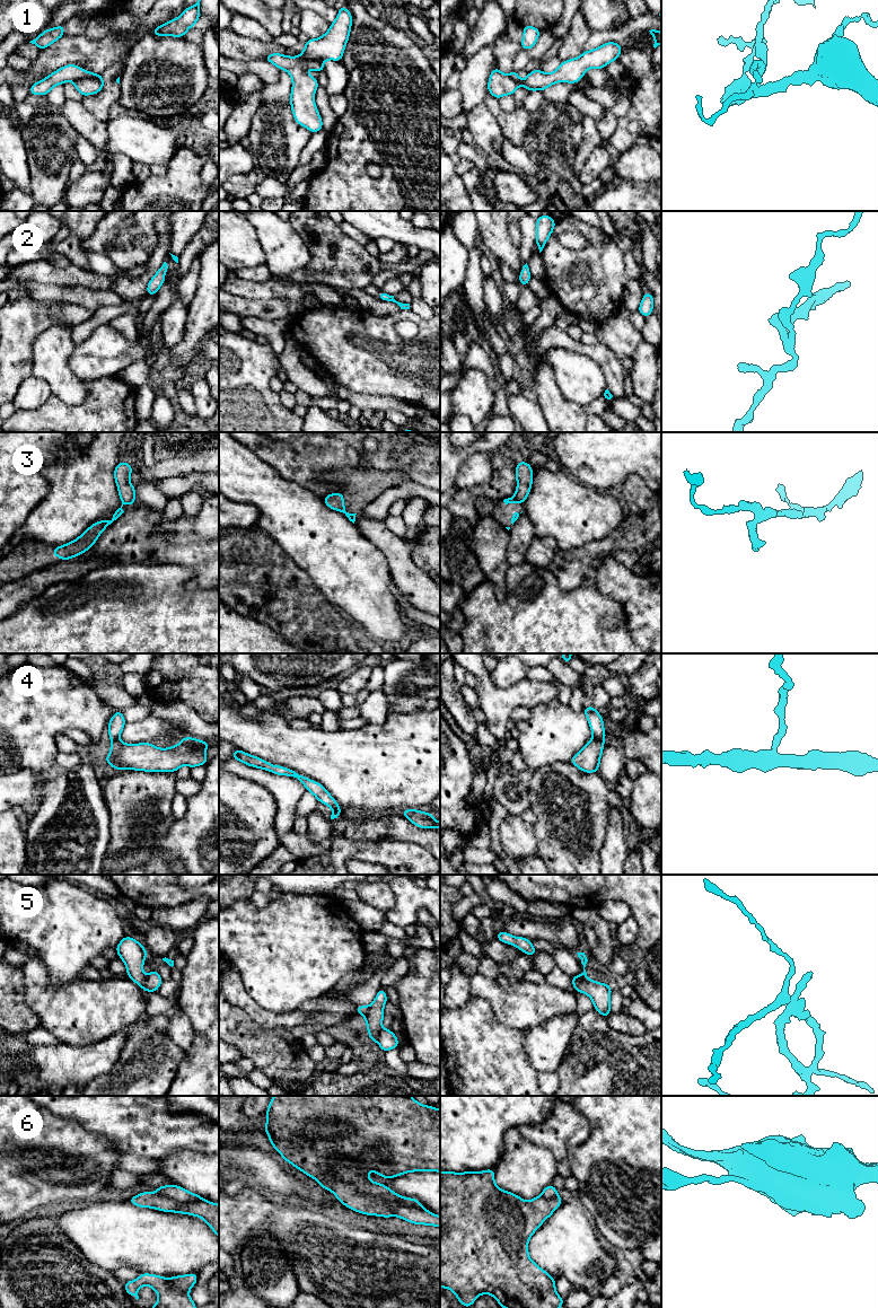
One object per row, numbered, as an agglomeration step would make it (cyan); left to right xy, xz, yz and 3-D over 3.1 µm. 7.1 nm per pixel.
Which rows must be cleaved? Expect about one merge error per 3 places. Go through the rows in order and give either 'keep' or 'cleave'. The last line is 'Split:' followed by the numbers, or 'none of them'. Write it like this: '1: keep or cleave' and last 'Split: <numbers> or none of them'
1: cleave
2: keep
3: cleave
4: cleave
5: cleave
6: cleave
Split: 1, 3, 4, 5, 6

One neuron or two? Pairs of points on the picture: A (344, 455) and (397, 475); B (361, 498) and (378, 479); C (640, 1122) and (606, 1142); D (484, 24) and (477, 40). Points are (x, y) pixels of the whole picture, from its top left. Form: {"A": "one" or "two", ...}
{"A": "two", "B": "one", "C": "one", "D": "one"}

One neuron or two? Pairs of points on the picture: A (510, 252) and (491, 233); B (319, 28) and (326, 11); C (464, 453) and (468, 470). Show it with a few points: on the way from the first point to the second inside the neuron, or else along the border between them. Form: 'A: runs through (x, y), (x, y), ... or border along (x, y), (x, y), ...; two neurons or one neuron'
A: runs through (506, 247), (495, 237); one neuron
B: border along (314, 11), (319, 14), (330, 24); two neurons
C: border along (490, 454), (473, 453), (461, 465), (454, 482); two neurons

